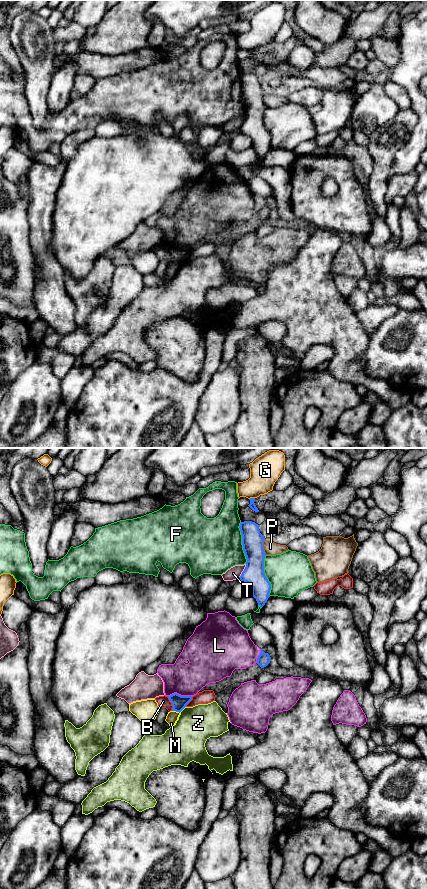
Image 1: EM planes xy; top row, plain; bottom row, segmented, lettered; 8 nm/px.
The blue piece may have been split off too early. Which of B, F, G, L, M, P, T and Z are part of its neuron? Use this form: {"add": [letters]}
{"add": []}

